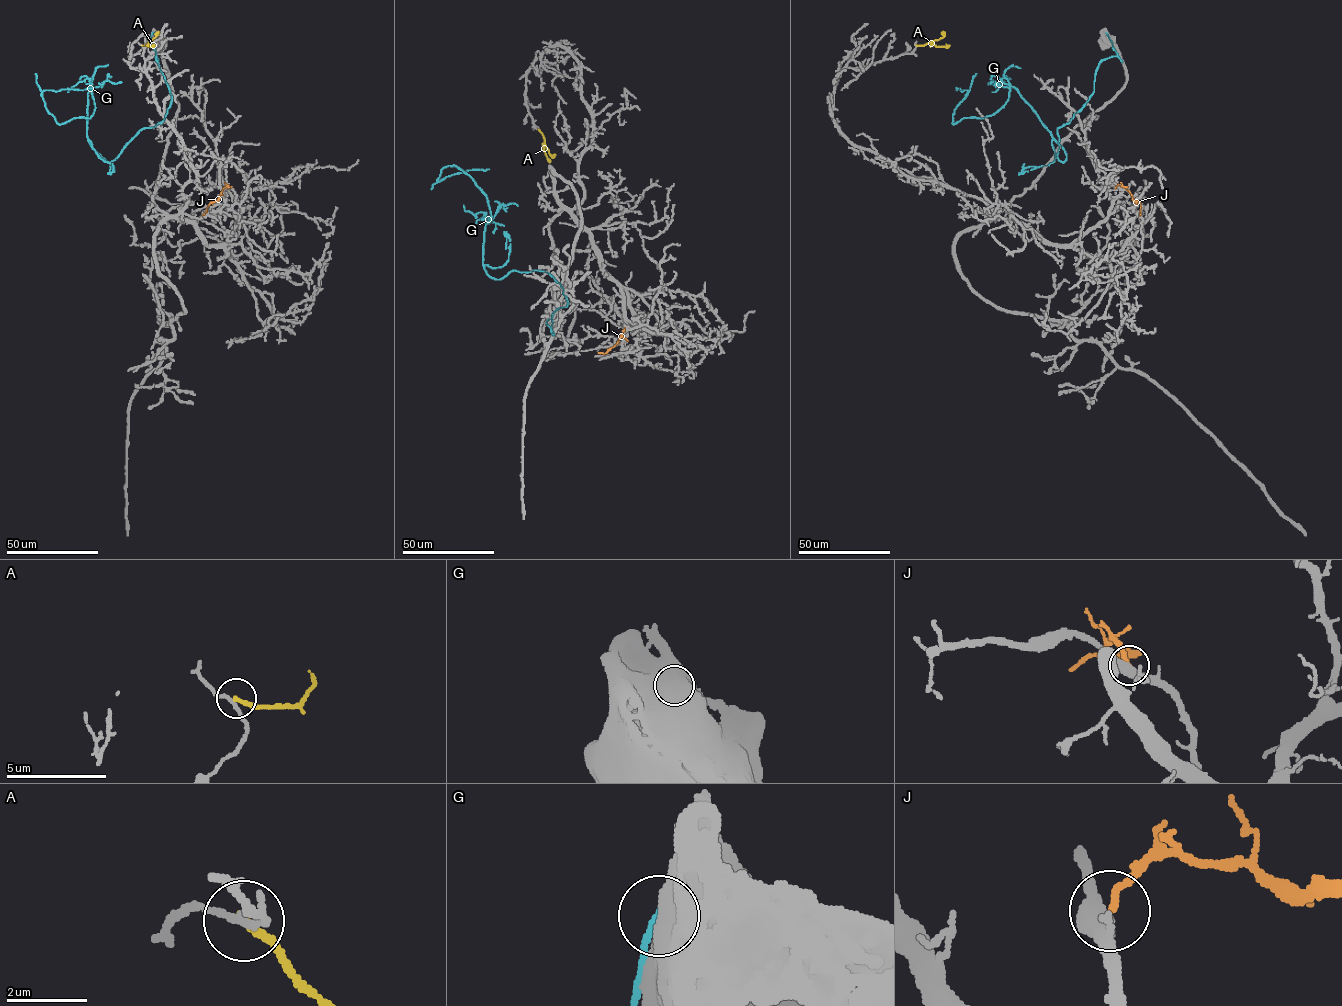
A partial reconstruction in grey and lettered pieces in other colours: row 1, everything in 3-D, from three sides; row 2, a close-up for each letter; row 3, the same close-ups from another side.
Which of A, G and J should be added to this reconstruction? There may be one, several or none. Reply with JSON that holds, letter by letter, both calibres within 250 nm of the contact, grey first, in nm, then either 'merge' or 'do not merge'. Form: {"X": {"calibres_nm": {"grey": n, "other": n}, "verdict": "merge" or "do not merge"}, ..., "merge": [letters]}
{"A": {"calibres_nm": {"grey": 170, "other": 220}, "verdict": "do not merge"}, "G": {"calibres_nm": {"grey": 900, "other": 140}, "verdict": "do not merge"}, "J": {"calibres_nm": {"grey": 480, "other": 190}, "verdict": "merge"}, "merge": ["J"]}

